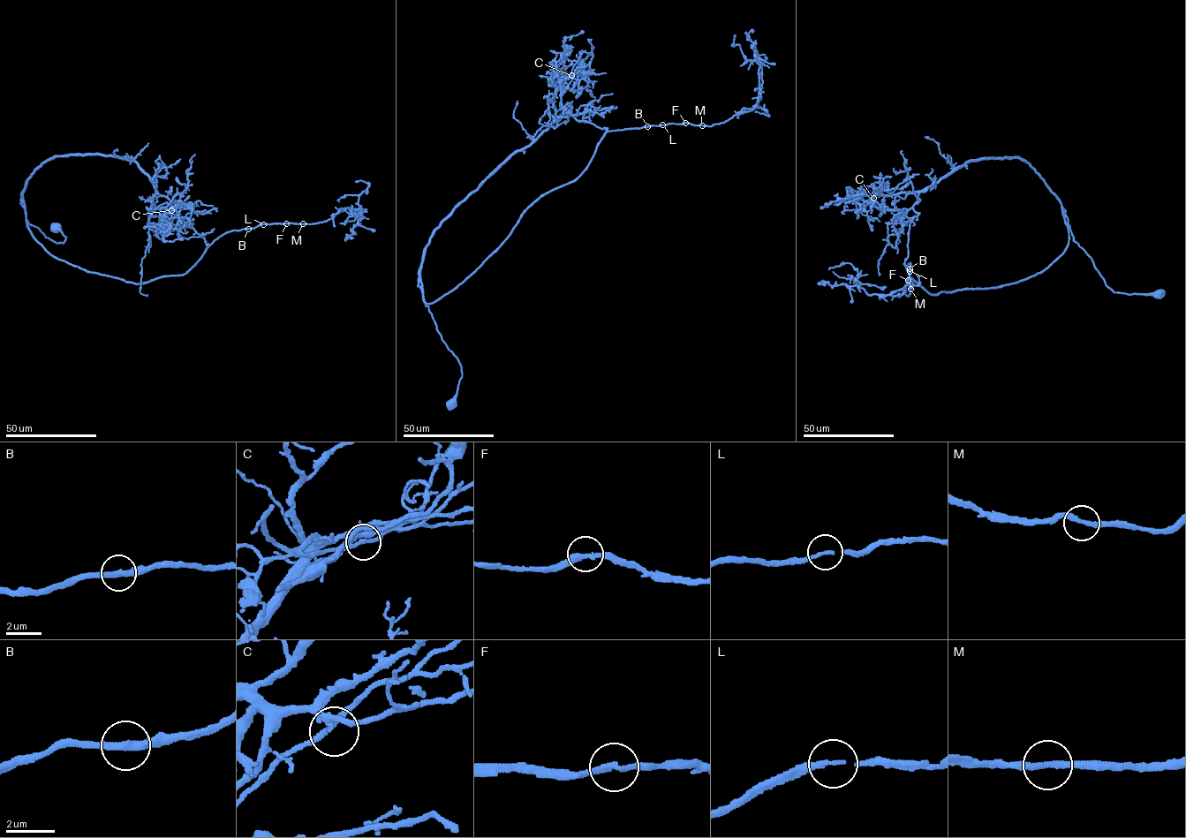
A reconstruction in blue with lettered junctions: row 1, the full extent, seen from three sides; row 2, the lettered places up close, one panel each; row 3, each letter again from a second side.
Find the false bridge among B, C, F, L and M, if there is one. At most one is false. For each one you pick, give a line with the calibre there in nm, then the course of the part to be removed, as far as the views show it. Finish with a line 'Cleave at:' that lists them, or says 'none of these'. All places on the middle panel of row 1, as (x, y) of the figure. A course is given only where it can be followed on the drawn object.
Cleave at: none of these

